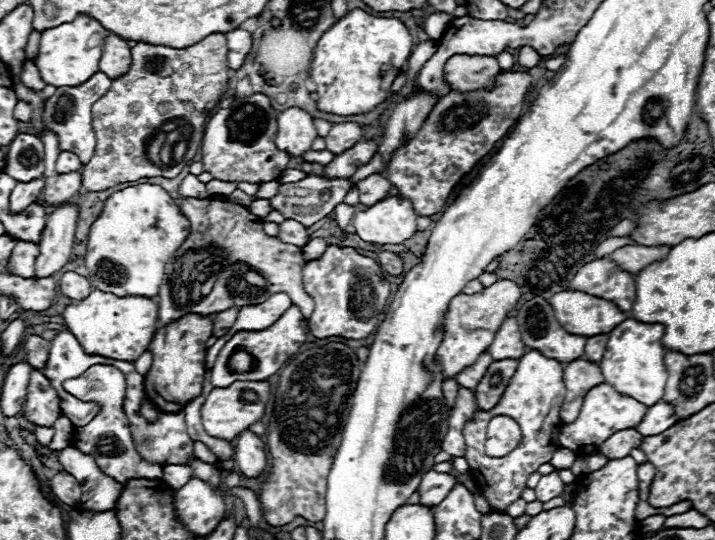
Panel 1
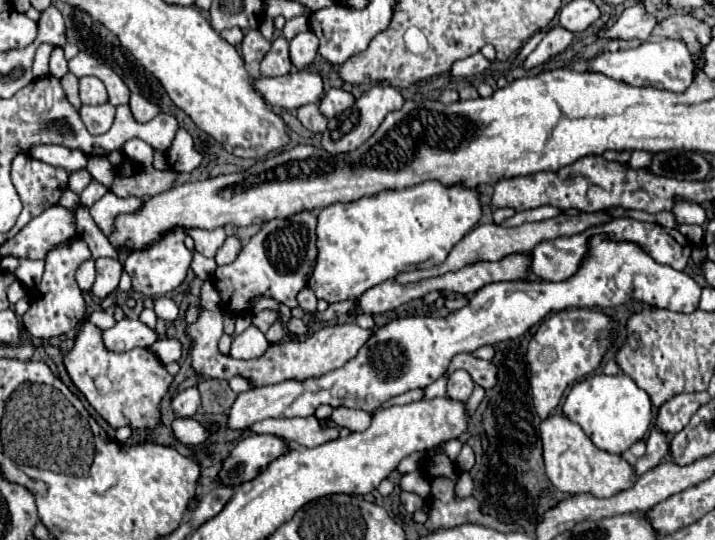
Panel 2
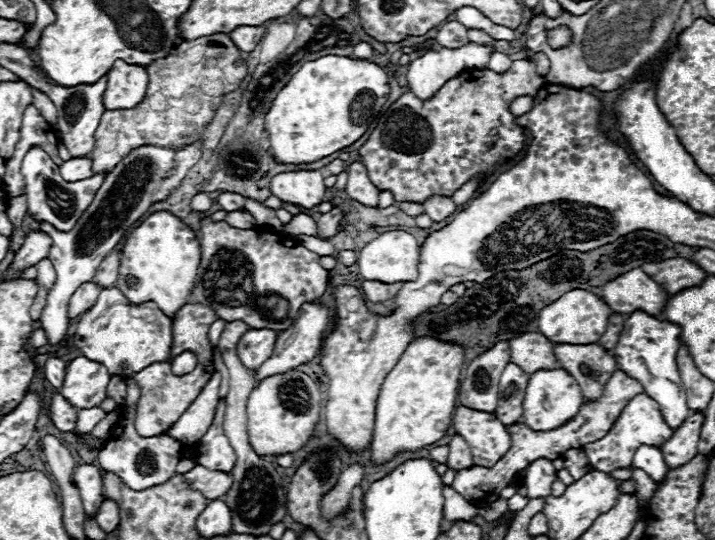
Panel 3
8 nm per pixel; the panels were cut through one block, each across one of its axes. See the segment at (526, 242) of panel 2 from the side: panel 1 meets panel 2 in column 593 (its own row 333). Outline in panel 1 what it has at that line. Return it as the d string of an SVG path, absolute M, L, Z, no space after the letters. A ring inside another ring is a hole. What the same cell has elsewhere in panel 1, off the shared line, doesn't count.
M234 306L234 308L230 308L230 310L218 312L218 314L214 316L214 336L216 336L216 338L224 336L224 334L232 328L232 324L234 324L236 316L238 316L238 308L236 308L236 306Z

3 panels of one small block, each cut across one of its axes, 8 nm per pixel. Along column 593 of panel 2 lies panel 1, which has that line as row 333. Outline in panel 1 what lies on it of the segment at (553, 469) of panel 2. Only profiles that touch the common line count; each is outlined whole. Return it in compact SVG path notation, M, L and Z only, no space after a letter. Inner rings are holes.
M498 280L490 288L484 288L478 294L458 294L450 300L448 310L444 314L444 336L442 344L436 352L436 362L440 364L440 372L444 378L456 378L458 372L468 368L478 360L482 352L488 350L488 346L494 340L494 334L506 320L508 312L518 304L520 290L510 280Z

